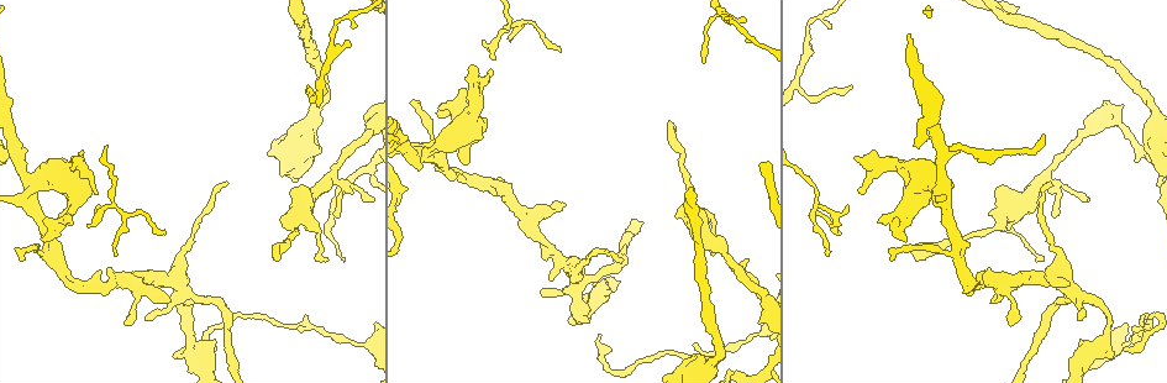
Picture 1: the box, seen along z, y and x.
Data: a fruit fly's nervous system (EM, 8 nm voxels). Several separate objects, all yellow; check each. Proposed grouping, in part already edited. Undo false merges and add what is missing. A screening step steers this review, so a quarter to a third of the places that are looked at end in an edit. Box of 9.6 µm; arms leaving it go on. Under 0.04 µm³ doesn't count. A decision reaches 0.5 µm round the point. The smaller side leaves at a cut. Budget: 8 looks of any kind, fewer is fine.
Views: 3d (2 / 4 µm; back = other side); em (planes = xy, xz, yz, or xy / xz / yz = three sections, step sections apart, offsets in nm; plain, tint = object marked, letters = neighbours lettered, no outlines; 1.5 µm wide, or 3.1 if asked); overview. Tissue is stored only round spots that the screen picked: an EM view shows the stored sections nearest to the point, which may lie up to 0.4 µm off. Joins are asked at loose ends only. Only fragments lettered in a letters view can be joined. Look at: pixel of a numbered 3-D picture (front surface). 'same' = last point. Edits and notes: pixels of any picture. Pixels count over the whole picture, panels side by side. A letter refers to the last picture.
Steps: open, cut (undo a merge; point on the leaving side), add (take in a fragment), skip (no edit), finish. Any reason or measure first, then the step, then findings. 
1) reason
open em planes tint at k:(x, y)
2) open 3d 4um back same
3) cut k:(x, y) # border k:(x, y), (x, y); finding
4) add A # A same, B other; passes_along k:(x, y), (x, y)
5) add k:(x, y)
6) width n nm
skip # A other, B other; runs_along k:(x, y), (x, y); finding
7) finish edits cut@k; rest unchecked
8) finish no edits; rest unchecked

free end
open em xy step 4 tint at 1:(541, 291)

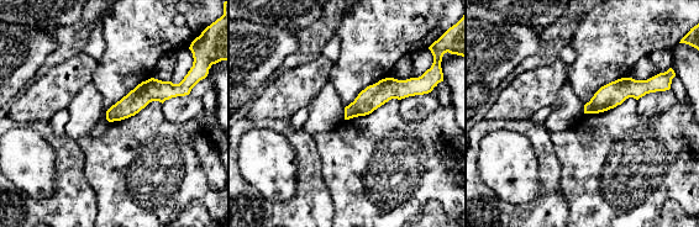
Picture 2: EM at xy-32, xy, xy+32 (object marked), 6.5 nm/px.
open em planes letters same

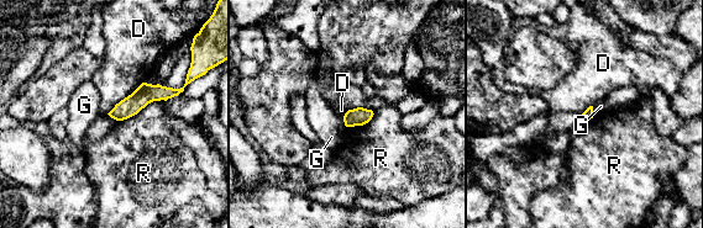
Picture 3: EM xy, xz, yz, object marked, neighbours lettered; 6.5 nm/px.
skip # D other, G other, R other; no lettered fragment goes on from it

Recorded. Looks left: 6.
free end
open em yz step 8 letters at 1:(168, 301)

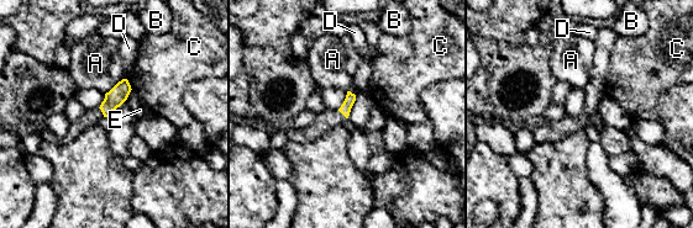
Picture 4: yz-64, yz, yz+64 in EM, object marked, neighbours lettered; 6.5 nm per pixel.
cut it another way
open em planes letters same

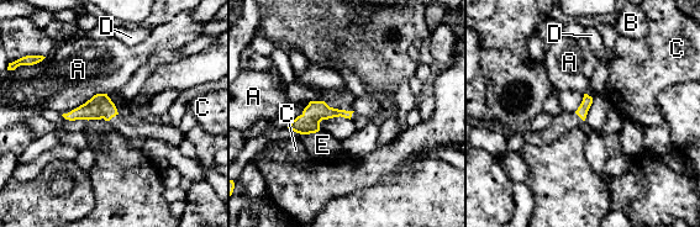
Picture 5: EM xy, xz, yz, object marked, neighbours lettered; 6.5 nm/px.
skip # A other, B other, C other, D other, E other; border 5:(287, 127), (300, 133), (319, 131); no lettered fragment goes on from it

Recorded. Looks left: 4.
long arm stops here
open 3d 2um at 1:(911, 252)

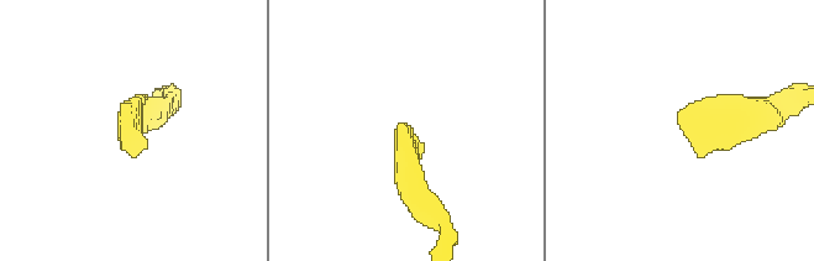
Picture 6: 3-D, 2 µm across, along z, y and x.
shape alone is not enough
open em xz step 8 letters at 6:(681, 127)

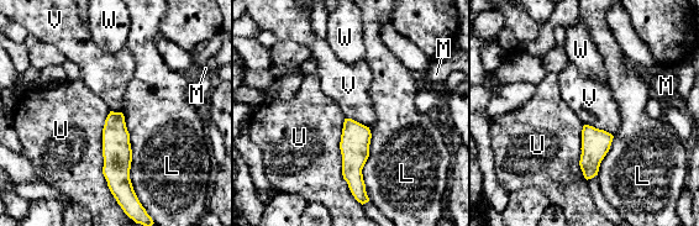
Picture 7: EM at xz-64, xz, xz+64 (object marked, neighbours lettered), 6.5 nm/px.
skip # L other, M other, U other, V other, W other; no lettered fragment goes on from it

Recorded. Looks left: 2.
finish no edits; rest unchecked

